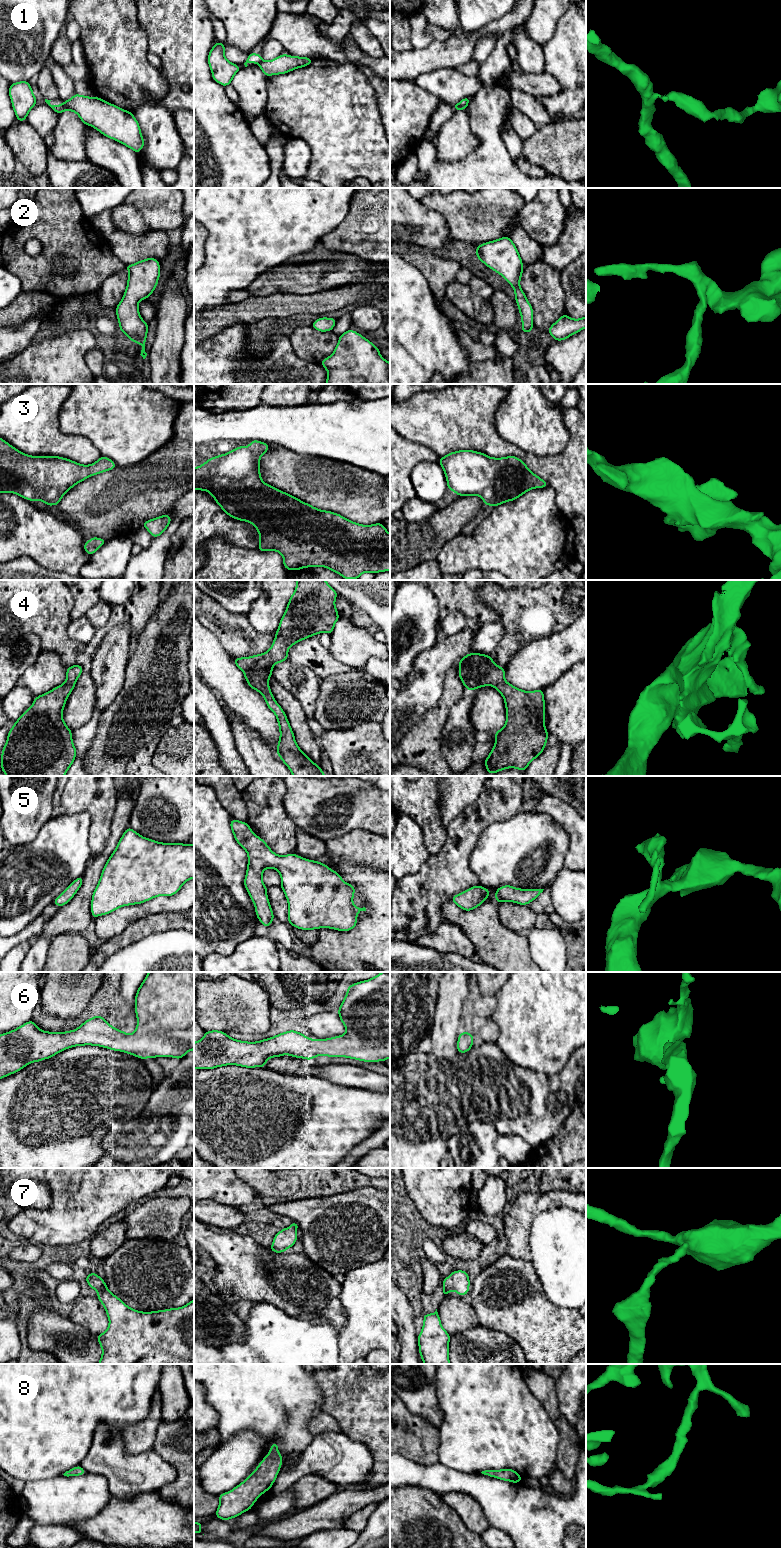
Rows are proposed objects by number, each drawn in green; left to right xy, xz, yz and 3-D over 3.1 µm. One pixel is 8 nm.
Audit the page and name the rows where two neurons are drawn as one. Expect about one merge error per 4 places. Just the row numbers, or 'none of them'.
1

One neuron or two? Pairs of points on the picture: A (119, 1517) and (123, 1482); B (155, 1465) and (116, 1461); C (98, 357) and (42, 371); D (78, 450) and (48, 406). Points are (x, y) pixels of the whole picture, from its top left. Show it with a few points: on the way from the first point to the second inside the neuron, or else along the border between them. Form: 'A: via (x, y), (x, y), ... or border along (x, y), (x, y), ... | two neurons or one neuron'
A: border along (144, 1493), (128, 1500), (122, 1500), (111, 1495) | two neurons
B: via (145, 1465), (126, 1465) | one neuron
C: border along (95, 346), (85, 356), (85, 362), (92, 373) | two neurons
D: via (66, 444), (48, 426), (48, 418) | one neuron

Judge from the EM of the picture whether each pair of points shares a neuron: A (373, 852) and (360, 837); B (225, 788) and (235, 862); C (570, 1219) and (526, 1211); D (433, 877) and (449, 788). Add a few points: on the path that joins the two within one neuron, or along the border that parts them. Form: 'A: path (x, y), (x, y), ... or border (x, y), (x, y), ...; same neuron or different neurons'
A: path (369, 848), (362, 841); same neuron
B: border (215, 792), (219, 803), (232, 818); different neurons
C: border (562, 1205), (541, 1211), (533, 1220), (528, 1233); different neurons
D: border (462, 809), (446, 826); different neurons

